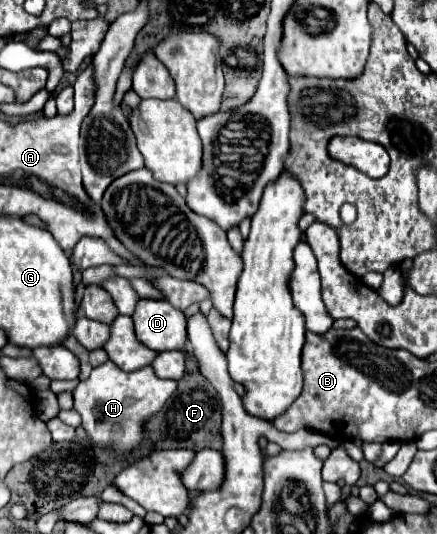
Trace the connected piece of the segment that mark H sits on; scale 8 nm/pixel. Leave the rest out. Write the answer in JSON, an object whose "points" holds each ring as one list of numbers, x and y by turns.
{"points":[[112,361,94,367,86,381,80,381,74,389,74,409,82,417,82,427,92,441,108,445,118,453,132,451,142,443,142,423,158,413,166,399,176,391,176,381,156,377,152,367,142,367,136,371,122,371]]}

